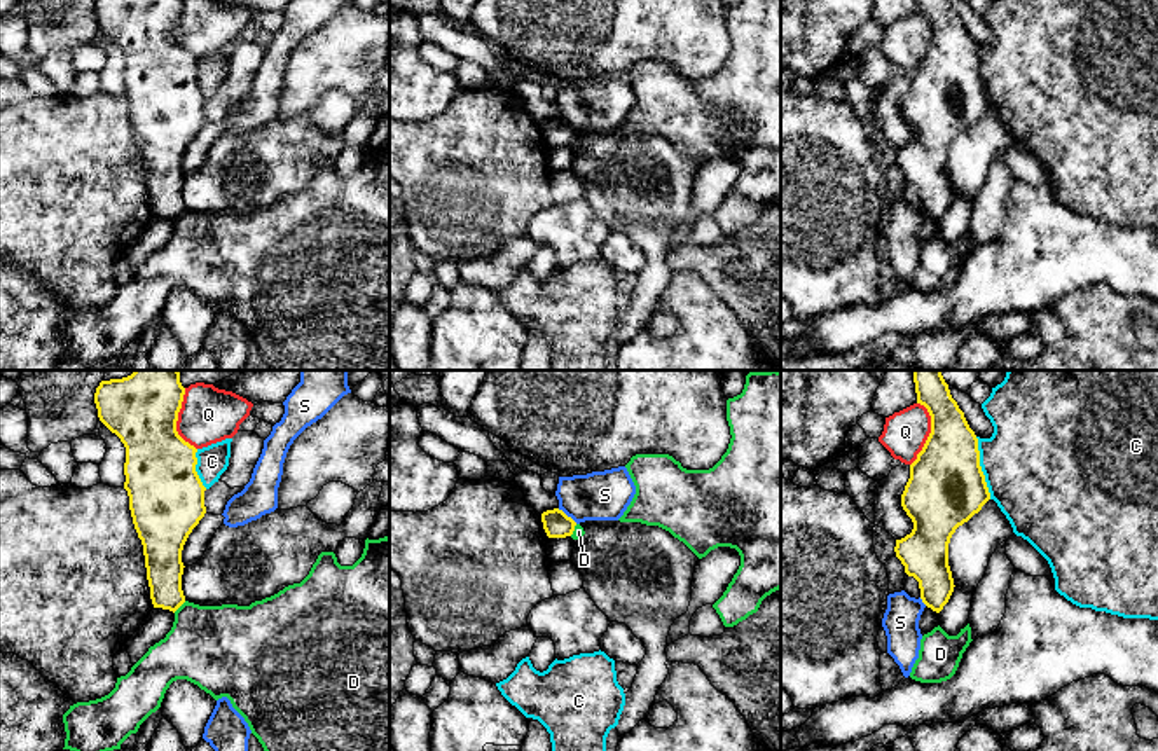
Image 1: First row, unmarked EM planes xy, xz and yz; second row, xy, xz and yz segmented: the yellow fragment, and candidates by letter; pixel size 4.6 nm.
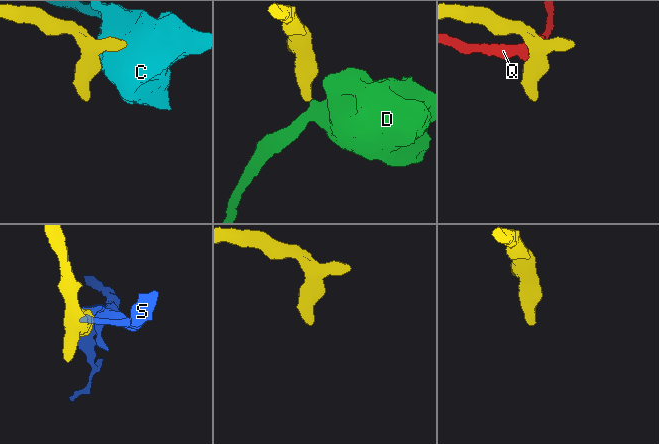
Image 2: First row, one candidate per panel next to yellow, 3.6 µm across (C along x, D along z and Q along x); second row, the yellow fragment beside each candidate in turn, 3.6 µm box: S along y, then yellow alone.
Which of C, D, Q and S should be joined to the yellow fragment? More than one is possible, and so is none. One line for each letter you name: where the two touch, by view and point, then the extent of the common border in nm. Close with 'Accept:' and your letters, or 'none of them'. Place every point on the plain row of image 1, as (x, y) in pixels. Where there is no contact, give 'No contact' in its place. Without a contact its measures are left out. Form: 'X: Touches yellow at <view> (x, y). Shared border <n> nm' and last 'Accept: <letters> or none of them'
Accept: none of them

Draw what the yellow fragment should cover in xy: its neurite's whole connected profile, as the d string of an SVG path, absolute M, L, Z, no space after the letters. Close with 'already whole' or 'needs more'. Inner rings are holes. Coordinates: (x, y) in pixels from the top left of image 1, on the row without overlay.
M96 0L100 30L126 56L124 98L143 154L154 217L176 220L182 199L182 159L206 122L196 73L197 58L176 40L185 0Z; already whole

